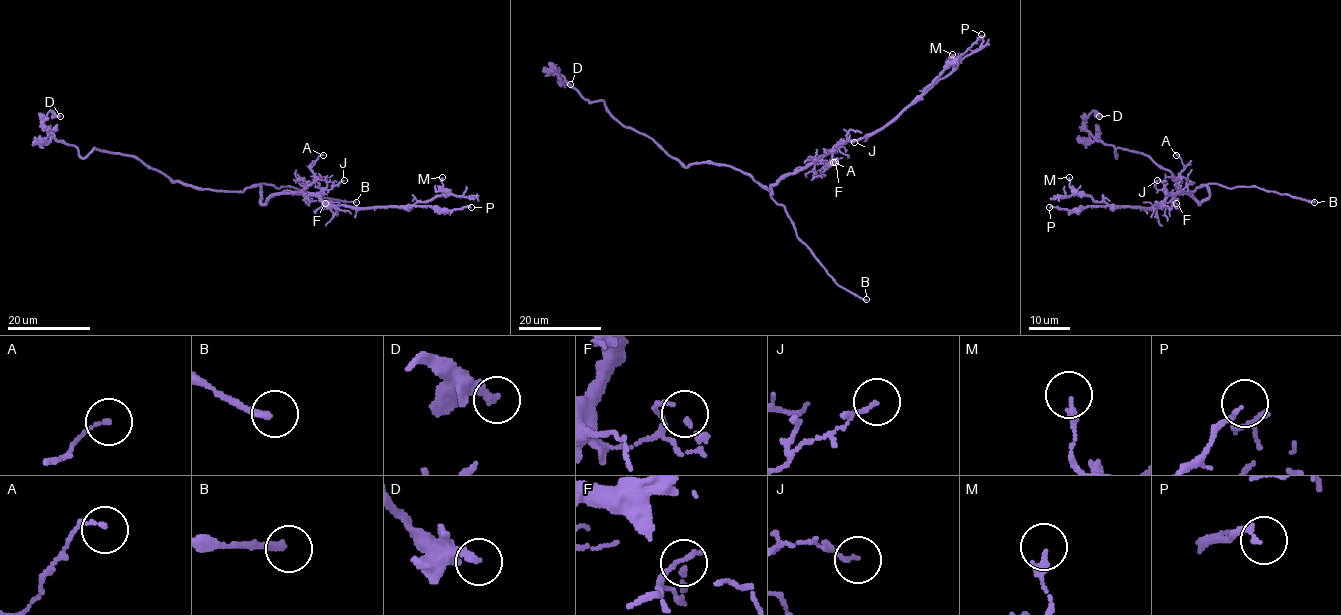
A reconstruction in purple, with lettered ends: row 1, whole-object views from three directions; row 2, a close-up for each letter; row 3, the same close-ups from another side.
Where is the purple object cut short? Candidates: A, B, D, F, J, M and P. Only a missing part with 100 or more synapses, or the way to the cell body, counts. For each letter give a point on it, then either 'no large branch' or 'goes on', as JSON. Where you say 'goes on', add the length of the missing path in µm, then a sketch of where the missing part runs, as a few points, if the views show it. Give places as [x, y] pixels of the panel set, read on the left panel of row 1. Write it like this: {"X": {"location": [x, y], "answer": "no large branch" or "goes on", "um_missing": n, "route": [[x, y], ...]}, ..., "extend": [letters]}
{"A": {"location": [323, 155], "answer": "no large branch"}, "B": {"location": [356, 202], "answer": "goes on", "um_missing": 25}, "D": {"location": [60, 116], "answer": "no large branch"}, "F": {"location": [325, 203], "answer": "no large branch"}, "J": {"location": [344, 180], "answer": "no large branch"}, "M": {"location": [442, 177], "answer": "no large branch"}, "P": {"location": [471, 207], "answer": "no large branch"}, "extend": ["B"]}

